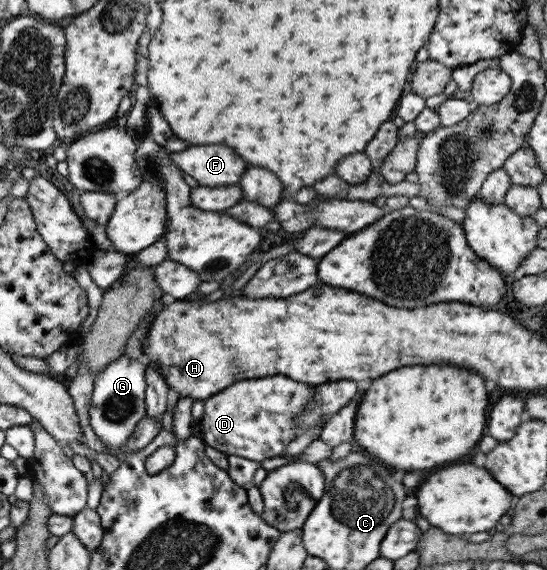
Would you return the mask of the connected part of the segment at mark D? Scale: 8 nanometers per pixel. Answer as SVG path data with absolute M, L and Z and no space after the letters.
M280 374L236 381L204 400L204 414L199 422L201 438L207 446L227 456L237 455L251 461L284 455L298 433L294 417L310 403L315 388Z

